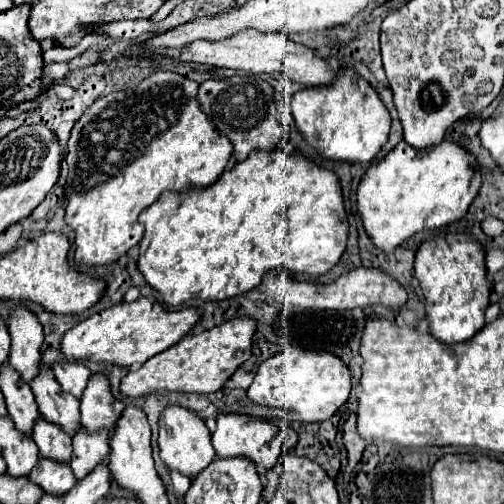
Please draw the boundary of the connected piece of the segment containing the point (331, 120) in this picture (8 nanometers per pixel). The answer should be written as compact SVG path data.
M341 68L327 86L311 86L291 96L291 112L299 132L305 140L321 150L323 158L371 162L381 146L387 142L391 116L379 94L371 84L367 84L355 70Z

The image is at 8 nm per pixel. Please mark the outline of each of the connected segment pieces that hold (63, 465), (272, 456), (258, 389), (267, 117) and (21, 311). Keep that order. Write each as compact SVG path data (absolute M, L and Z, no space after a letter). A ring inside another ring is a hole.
M39 458L29 474L29 480L41 486L49 494L63 494L75 486L73 470L67 462L57 462L53 458Z
M219 414L217 430L213 432L213 448L219 458L245 456L245 458L251 458L261 470L269 470L277 464L277 458L281 454L281 446L269 448L275 434L277 434L277 426L269 420L259 420L259 418L247 416L247 414Z
M285 346L279 354L263 360L247 396L263 406L285 408L293 420L321 422L329 420L343 406L351 392L351 370L343 360L323 350L303 350L301 346Z
M237 74L225 80L205 80L199 86L199 102L215 126L235 144L235 160L243 162L251 150L273 150L287 134L281 122L271 84L255 74Z
M23 306L11 310L7 328L11 334L9 362L21 374L21 378L29 382L39 374L43 328L37 316Z

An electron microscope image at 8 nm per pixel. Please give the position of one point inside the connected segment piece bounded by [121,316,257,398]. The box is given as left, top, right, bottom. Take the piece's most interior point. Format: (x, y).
(202, 363)

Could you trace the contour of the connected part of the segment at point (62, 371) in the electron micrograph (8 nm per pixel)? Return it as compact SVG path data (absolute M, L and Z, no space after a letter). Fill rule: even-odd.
M57 360L51 368L63 392L69 392L75 398L81 398L87 386L87 380L91 376L91 370L87 366L81 366L81 362L69 362L69 360Z

